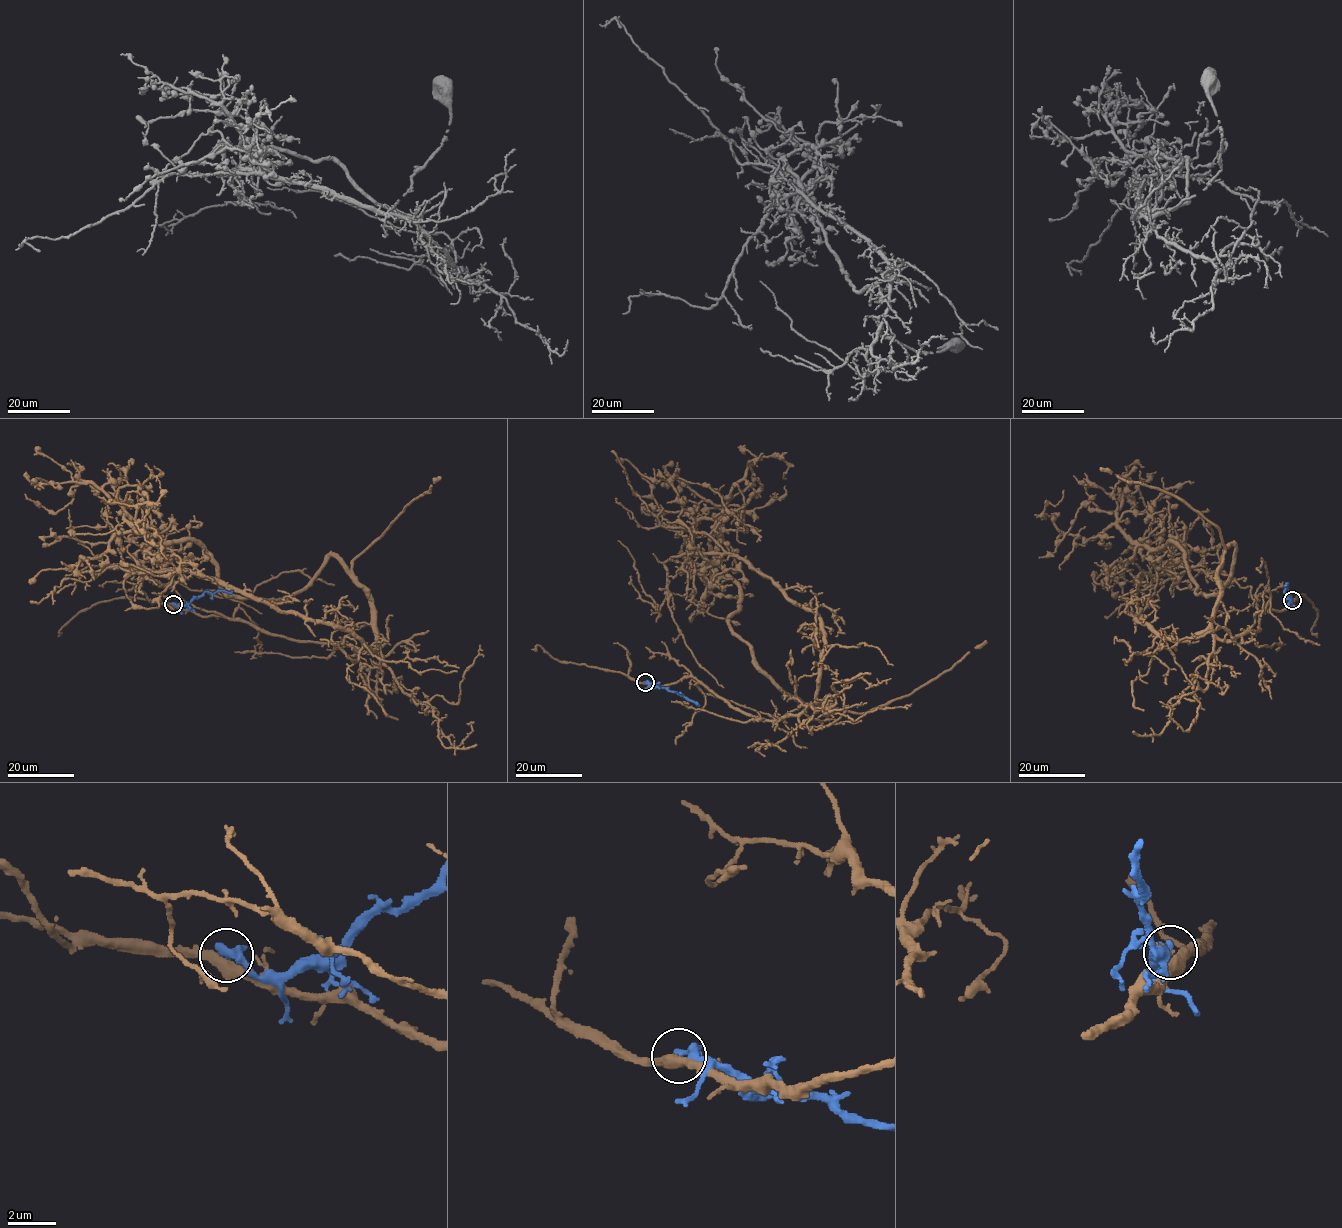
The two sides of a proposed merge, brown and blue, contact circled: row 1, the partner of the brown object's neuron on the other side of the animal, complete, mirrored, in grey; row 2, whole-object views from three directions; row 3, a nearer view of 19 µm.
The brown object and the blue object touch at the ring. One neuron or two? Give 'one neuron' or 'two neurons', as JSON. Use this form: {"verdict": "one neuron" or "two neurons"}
{"verdict": "two neurons"}

